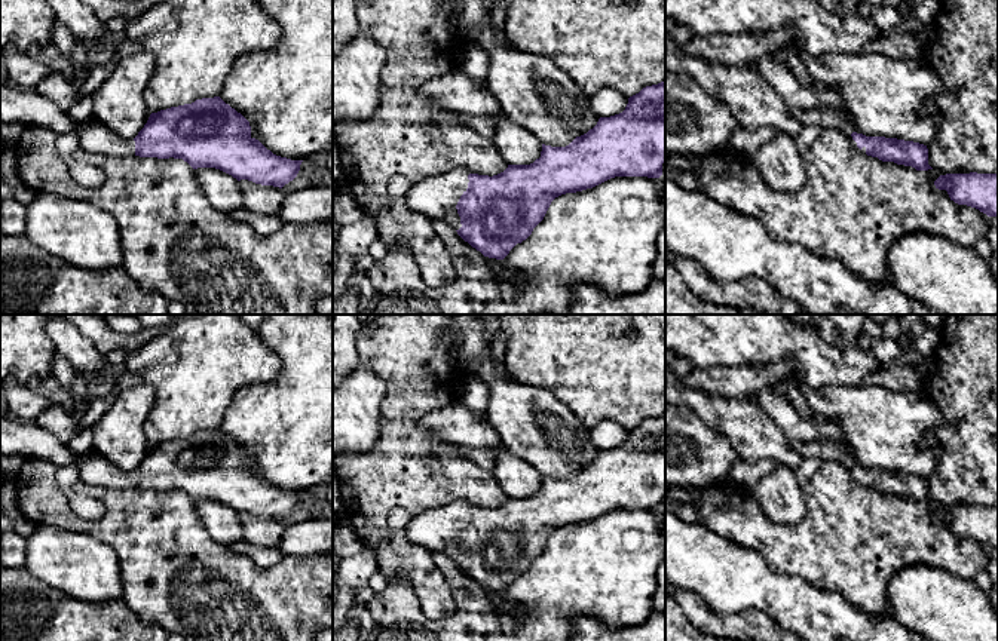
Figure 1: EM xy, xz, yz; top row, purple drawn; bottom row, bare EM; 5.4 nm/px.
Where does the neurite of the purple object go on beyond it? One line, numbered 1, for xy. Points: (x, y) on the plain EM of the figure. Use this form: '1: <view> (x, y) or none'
1: xy (28, 439)

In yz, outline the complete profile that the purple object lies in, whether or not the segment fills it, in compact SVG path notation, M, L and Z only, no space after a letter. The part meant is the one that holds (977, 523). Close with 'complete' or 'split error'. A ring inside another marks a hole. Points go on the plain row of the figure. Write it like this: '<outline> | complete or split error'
M946 506L934 513L936 521L946 522L950 533L979 542L998 550L997 506Z | complete

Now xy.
M7 415L0 417L0 454L77 466L79 481L92 487L183 491L193 502L215 500L238 513L279 521L297 509L303 494L267 482L251 469L250 454L220 429L151 445L138 467L128 472L95 451L73 453L36 421Z | split error

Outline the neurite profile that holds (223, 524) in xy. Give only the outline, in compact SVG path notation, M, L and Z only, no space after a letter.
M198 500L195 509L214 542L230 546L245 540L239 513L232 507L215 500Z

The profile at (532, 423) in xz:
M454 315L449 331L460 341L457 365L489 386L487 418L512 454L551 479L566 479L597 457L590 427L563 402L545 389L518 383L505 366L498 369L480 318Z

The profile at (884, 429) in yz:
M780 380L753 395L777 426L795 442L815 439L845 442L854 453L854 464L866 469L885 469L928 478L940 460L939 448L922 448L921 442L934 429L943 426L940 410L918 392L891 392L881 386L829 384L814 389L799 384L812 417L796 411L786 396L786 383Z

